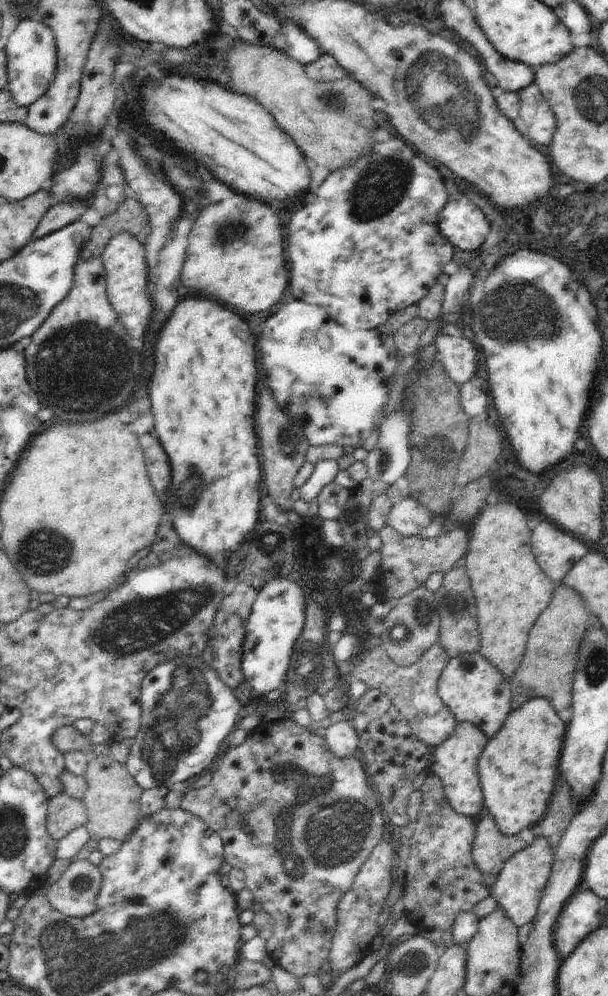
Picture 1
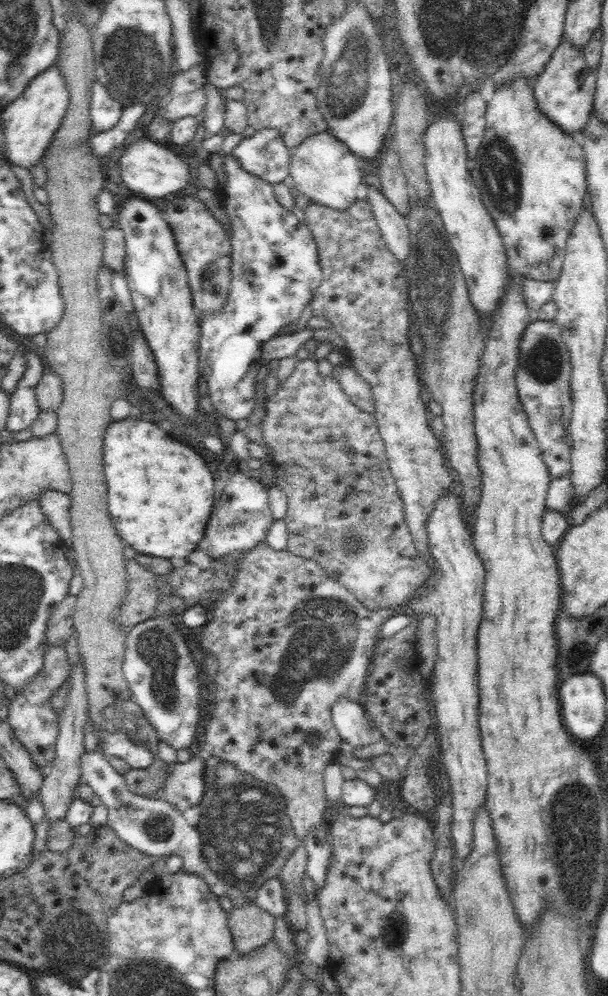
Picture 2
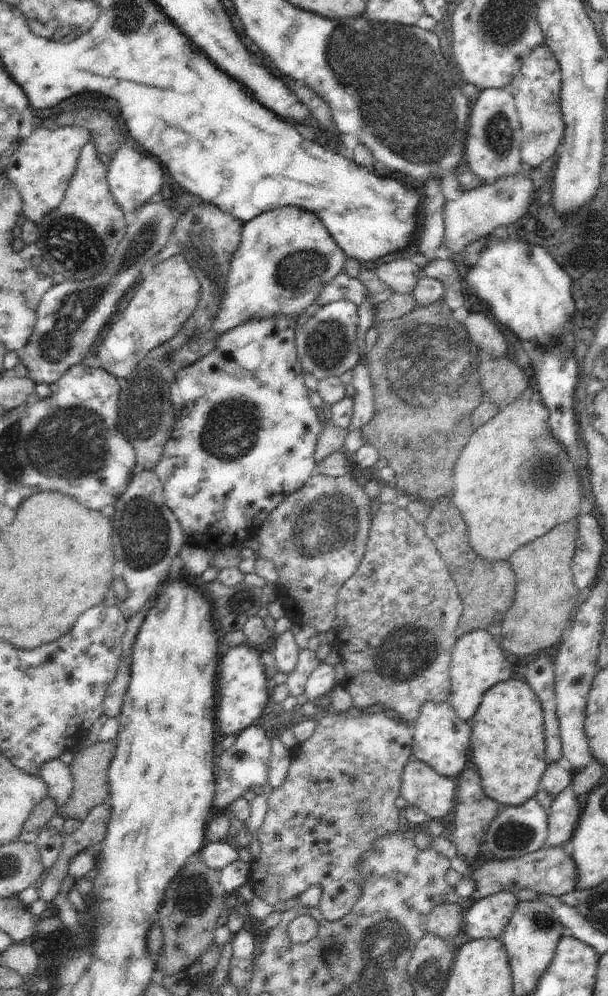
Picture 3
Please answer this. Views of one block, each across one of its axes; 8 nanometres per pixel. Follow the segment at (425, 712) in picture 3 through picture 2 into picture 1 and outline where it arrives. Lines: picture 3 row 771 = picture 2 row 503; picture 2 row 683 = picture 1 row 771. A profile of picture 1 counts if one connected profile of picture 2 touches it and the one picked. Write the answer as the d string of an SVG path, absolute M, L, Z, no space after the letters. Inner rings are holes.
M291 718L280 719L276 725L272 724L270 728L264 728L262 732L253 731L240 746L229 749L221 761L220 766L214 771L210 782L206 786L185 793L181 809L198 816L208 828L220 835L224 843L224 862L245 872L245 887L252 892L255 902L260 902L264 912L268 912L274 920L273 934L267 940L267 955L272 958L276 965L291 972L296 978L319 975L320 968L330 956L332 937L338 922L338 903L354 884L356 874L360 872L364 862L374 852L374 848L382 842L383 826L387 823L382 814L378 797L374 795L373 787L369 785L369 778L366 776L363 761L359 756L344 758L344 760L336 758L329 750L328 742L324 737L308 732L306 727L294 724L294 720ZM471 722L457 723L450 738L433 748L428 772L440 777L444 794L452 808L469 817L476 816L483 809L483 792L480 788L478 761L489 738Z

